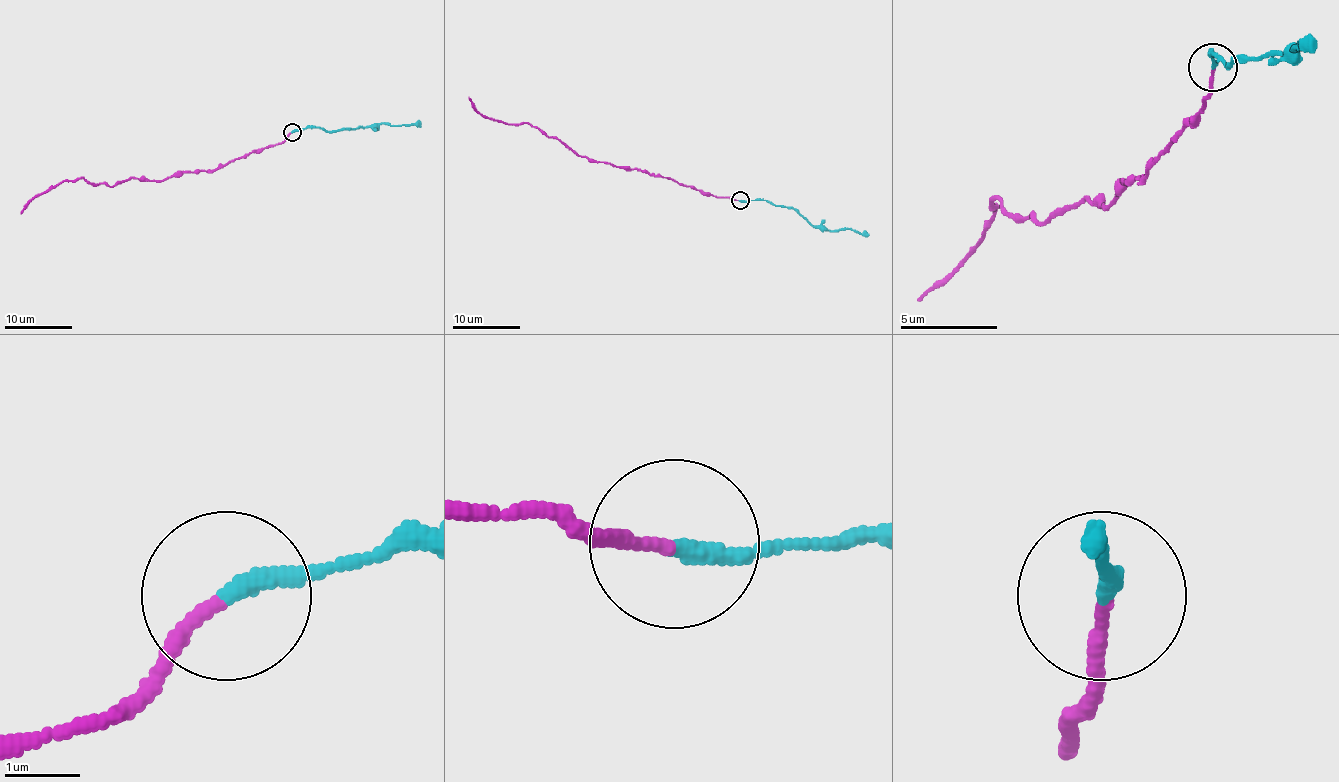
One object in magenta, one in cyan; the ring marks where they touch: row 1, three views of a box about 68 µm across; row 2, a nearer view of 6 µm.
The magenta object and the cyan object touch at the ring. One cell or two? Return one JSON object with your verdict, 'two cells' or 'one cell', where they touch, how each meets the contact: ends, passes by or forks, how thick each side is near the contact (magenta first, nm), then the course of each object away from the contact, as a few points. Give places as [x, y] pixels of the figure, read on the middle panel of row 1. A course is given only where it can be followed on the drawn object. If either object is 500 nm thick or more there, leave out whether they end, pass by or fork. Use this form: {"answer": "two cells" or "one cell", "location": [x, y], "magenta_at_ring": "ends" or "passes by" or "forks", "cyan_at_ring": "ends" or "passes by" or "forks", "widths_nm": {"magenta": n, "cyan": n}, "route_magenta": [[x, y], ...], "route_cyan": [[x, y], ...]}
{"answer": "two cells", "location": [740, 200], "magenta_at_ring": "ends", "cyan_at_ring": "ends", "widths_nm": {"magenta": 180, "cyan": 240}, "route_magenta": [[740, 200], [701, 192], [660, 175], [589, 161], [527, 122], [510, 124], [484, 117], [469, 97]], "route_cyan": [[740, 200], [767, 200], [796, 209], [813, 226], [823, 226], [832, 231], [855, 229], [869, 234]]}

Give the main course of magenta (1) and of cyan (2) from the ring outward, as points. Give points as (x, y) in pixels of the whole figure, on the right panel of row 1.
1: (1213, 71), (1189, 119), (1107, 207), (1078, 202), (1034, 221), (990, 202), (976, 245), (918, 299)
2: (1213, 66), (1213, 51), (1228, 66), (1286, 51), (1310, 37)

